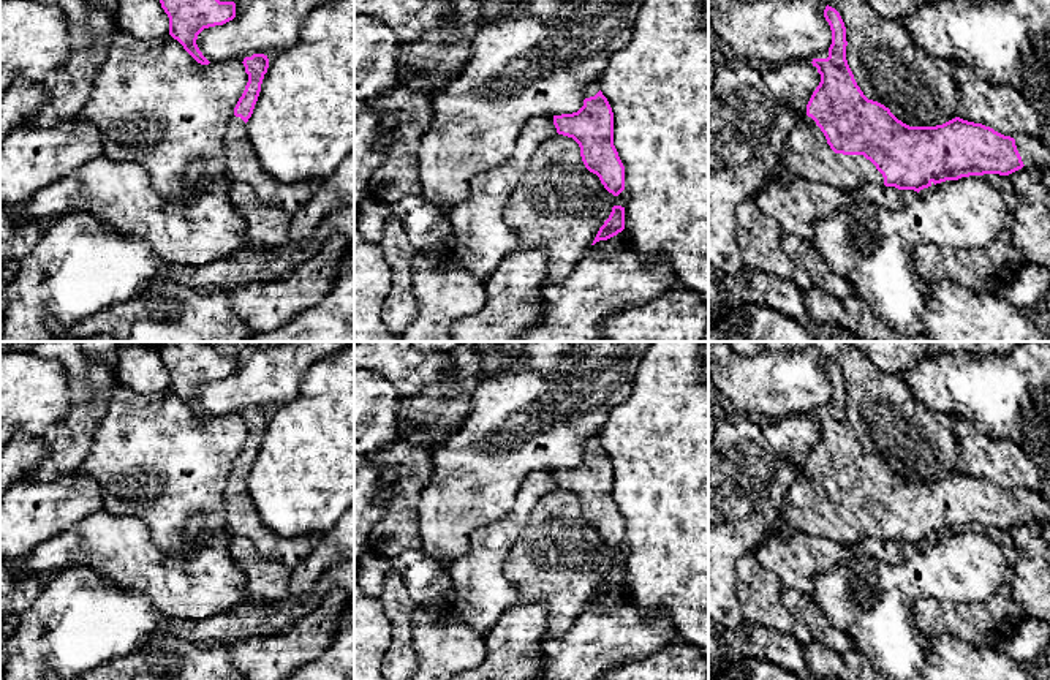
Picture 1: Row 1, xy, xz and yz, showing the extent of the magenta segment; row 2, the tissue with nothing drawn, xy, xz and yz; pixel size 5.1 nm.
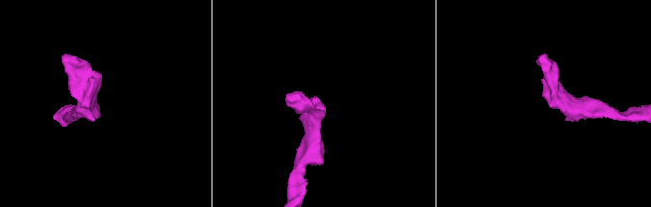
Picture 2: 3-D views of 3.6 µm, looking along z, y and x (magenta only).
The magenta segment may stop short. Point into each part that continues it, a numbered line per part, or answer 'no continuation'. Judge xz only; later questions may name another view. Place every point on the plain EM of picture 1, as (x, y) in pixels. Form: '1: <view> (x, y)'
1: xz (592, 443)

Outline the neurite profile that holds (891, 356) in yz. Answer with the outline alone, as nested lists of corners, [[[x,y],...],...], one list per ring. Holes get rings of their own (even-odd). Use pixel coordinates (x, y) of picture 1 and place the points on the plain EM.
[[[851,342],[886,373],[901,373],[927,354],[1009,354],[1022,342]]]

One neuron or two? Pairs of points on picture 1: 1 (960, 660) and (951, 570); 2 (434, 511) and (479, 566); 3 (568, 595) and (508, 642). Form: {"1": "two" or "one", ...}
{"1": "two", "2": "two", "3": "two"}

